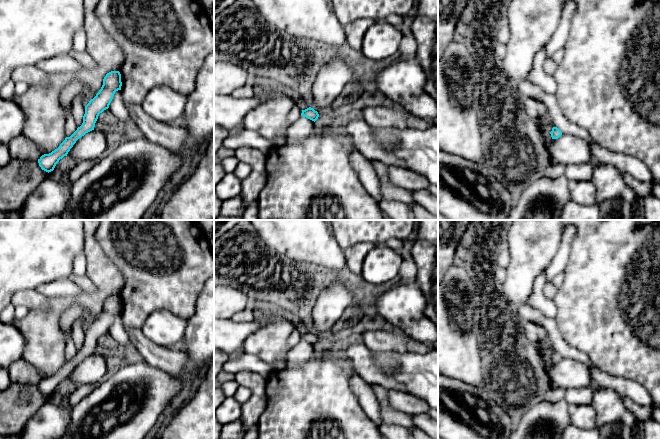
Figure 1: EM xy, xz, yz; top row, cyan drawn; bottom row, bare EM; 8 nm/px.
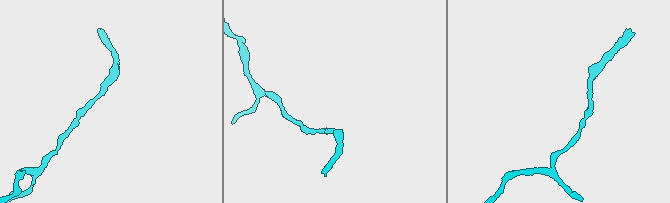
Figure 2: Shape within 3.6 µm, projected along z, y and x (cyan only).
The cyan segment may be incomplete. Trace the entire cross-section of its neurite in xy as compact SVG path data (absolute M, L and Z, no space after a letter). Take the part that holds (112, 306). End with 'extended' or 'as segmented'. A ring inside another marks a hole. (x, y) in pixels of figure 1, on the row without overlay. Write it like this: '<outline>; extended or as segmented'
M111 295L106 298L101 313L85 330L82 349L70 361L66 361L57 373L49 378L42 379L38 383L42 394L48 397L53 395L59 384L67 380L76 365L86 357L94 354L99 338L109 332L115 316L121 314L121 310L121 298L119 295Z; as segmented

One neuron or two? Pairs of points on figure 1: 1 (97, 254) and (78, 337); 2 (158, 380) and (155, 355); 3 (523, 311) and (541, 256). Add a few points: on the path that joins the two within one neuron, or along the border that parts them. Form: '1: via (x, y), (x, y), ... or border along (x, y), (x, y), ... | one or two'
1: border along (76, 320), (84, 330) | two
2: border along (143, 359), (150, 365), (158, 367), (174, 376) | two
3: border along (526, 302), (518, 307) | two

